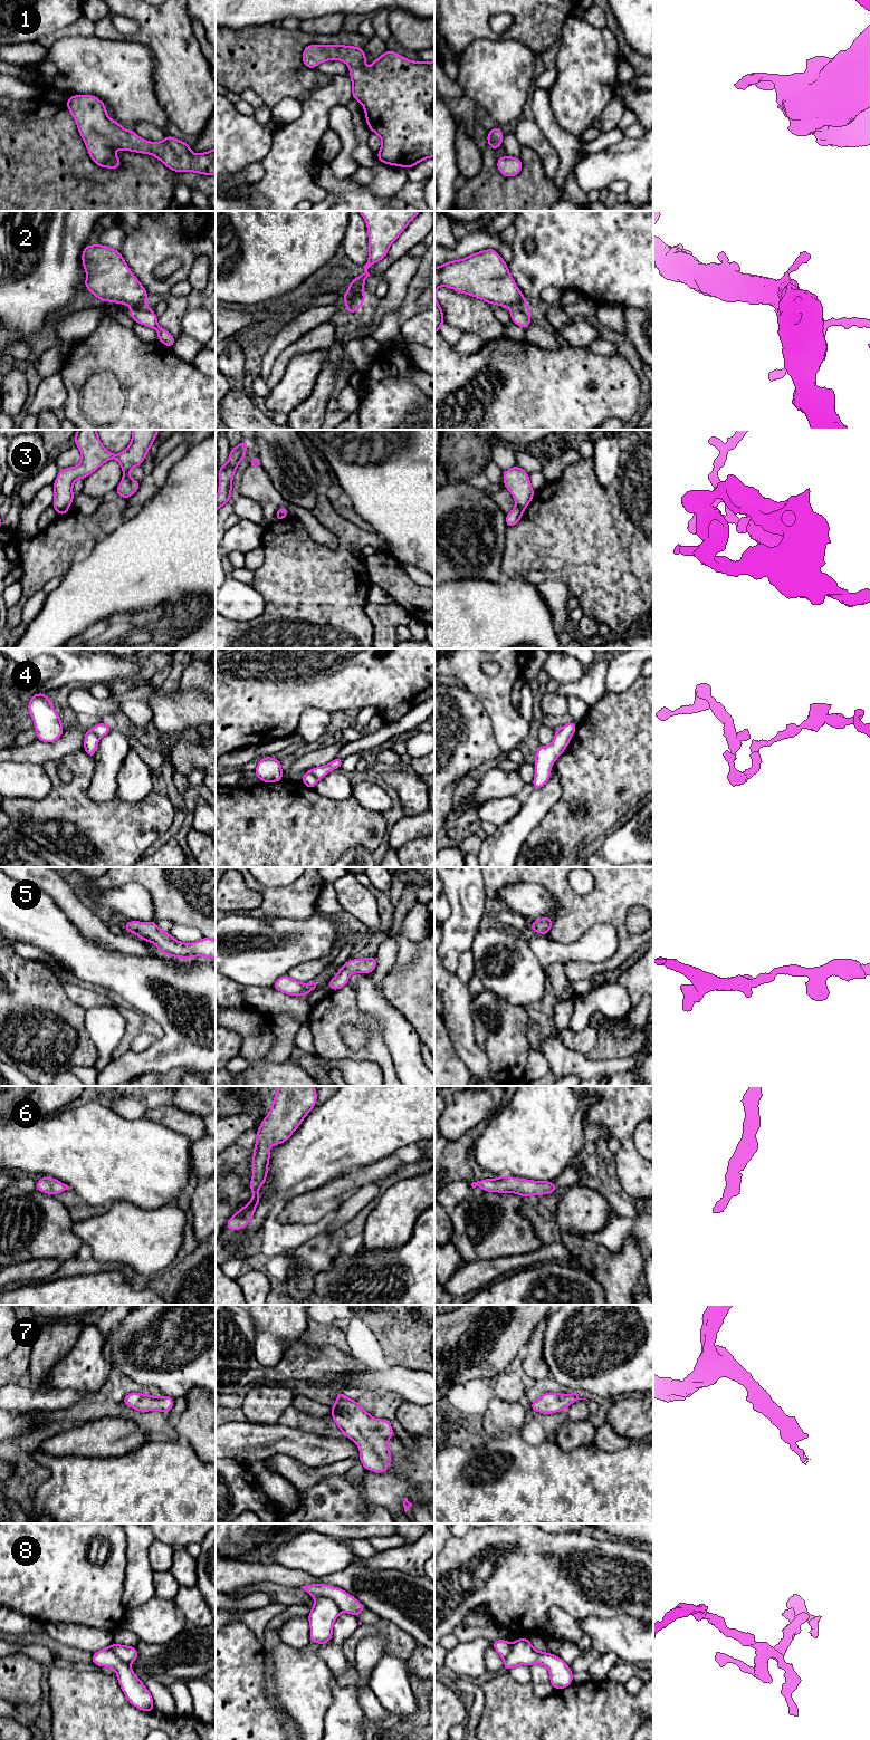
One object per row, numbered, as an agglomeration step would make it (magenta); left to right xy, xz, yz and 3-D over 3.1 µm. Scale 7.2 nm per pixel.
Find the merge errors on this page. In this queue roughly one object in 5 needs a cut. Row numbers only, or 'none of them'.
2, 3, 4, 8

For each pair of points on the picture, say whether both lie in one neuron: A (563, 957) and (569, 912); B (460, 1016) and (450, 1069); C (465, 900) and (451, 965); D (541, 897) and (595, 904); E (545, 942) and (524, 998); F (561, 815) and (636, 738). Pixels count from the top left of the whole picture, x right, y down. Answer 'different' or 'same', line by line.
A: different
B: different
C: same
D: different
E: different
F: same

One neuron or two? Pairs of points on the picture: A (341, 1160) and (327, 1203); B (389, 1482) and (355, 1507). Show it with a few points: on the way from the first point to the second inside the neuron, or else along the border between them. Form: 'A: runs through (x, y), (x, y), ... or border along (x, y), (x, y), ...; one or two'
A: border along (367, 1165), (354, 1169), (343, 1175); two
B: border along (360, 1483), (370, 1508), (385, 1508), (389, 1511); two

